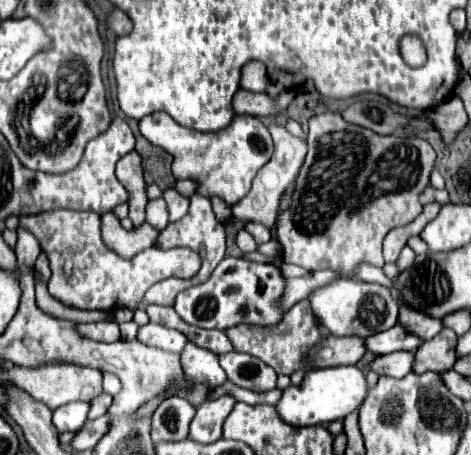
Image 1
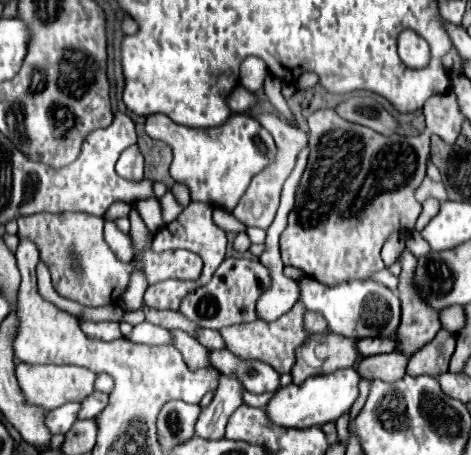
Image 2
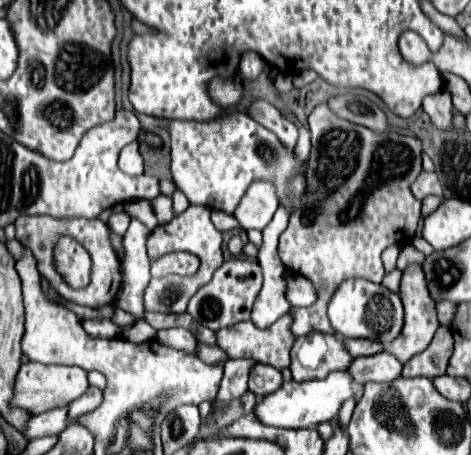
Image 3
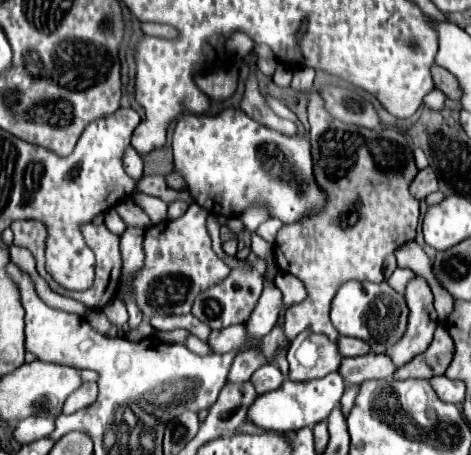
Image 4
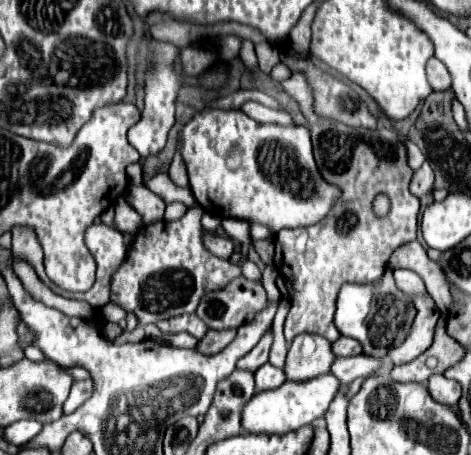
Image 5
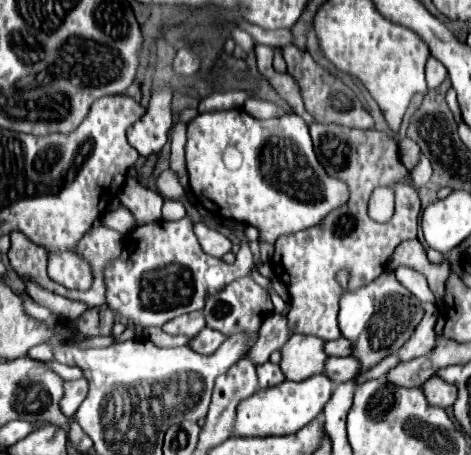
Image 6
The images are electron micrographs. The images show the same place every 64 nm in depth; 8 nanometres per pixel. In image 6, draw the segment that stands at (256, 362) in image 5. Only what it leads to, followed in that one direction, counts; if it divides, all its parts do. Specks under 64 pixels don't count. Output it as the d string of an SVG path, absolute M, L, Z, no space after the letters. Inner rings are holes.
M270 314L260 328L260 336L258 336L256 344L248 352L248 360L256 366L268 362L270 354L274 350L278 350L286 340L288 340L286 318L282 318L280 314Z

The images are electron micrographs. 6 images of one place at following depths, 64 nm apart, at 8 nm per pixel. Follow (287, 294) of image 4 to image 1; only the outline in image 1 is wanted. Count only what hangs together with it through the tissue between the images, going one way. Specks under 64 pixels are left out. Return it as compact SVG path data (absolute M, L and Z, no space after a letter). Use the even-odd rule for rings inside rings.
M340 278L324 288L318 288L310 296L310 304L320 324L334 336L368 338L372 334L392 328L398 322L398 304L390 288L384 288L380 284L352 280L352 278Z

